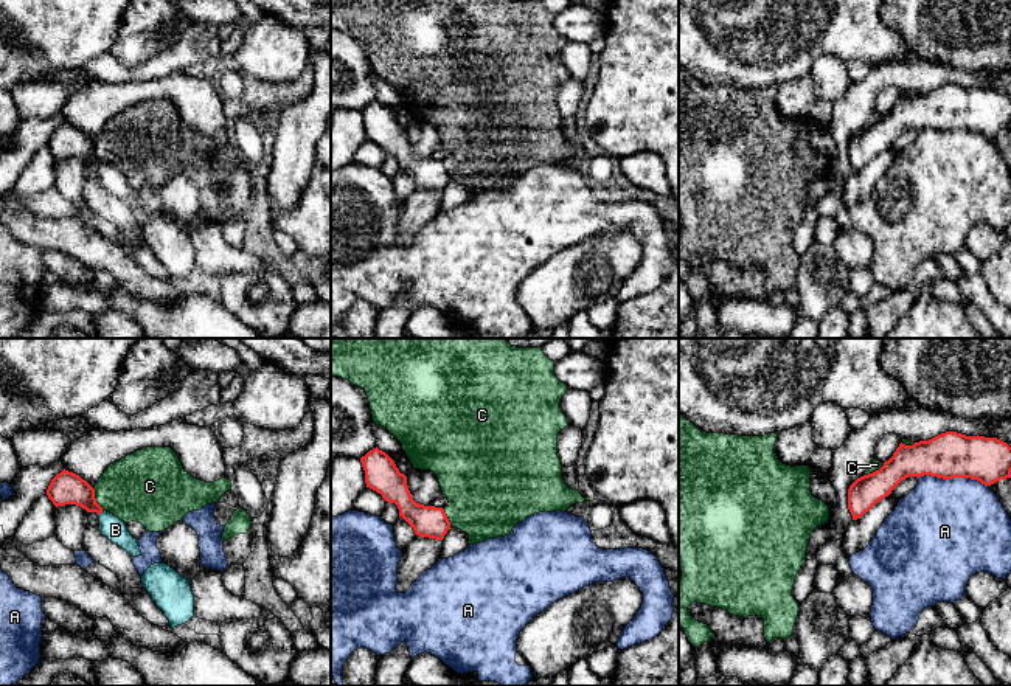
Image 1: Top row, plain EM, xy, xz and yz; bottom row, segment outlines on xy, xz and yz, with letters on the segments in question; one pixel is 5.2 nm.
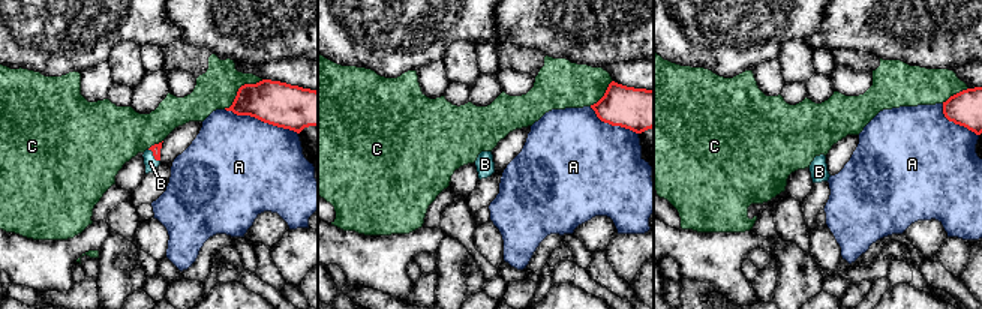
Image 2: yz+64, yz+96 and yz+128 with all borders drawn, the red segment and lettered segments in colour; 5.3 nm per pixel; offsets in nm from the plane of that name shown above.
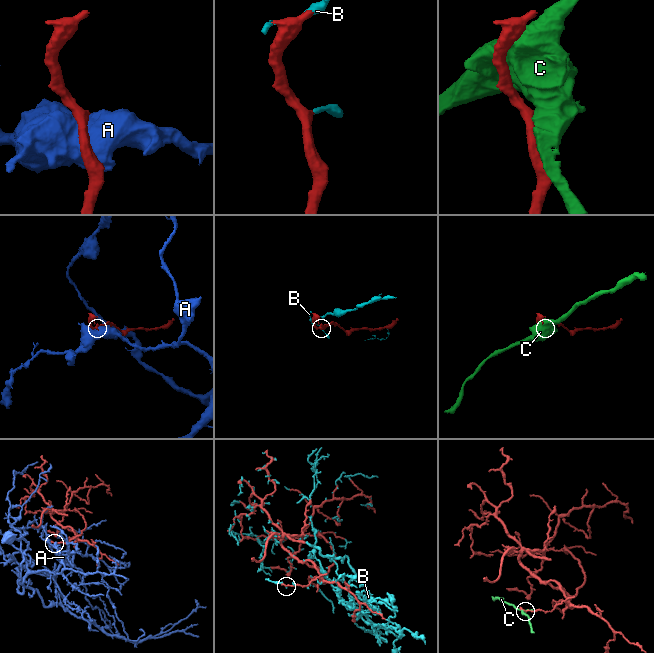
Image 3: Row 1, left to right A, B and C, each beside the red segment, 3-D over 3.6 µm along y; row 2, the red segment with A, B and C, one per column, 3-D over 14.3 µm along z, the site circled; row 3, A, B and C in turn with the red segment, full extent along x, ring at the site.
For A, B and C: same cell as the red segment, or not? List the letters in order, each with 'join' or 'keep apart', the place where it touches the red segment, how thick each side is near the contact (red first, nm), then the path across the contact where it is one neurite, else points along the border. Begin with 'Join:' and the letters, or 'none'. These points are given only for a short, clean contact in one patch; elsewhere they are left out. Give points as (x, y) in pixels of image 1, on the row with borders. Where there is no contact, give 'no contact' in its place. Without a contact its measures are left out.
Join: B
A: keep apart | yz (954, 477) | 240/480 nm
B: join | xy (101, 511) | 170/120 nm
C: keep apart | yz (873, 472) | 170/50 nm

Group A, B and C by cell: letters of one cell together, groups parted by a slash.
A / B / C

